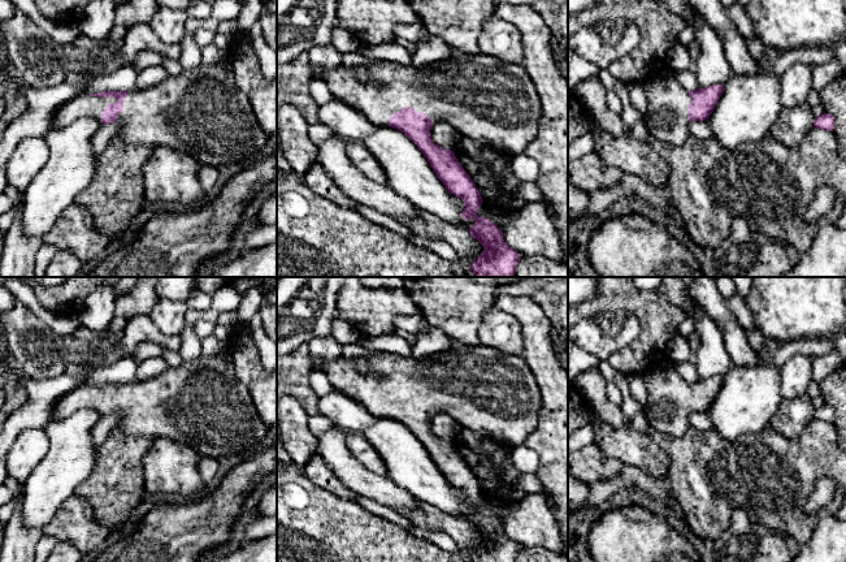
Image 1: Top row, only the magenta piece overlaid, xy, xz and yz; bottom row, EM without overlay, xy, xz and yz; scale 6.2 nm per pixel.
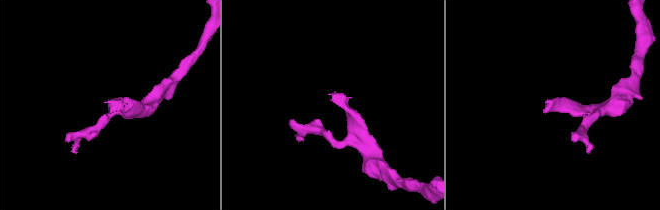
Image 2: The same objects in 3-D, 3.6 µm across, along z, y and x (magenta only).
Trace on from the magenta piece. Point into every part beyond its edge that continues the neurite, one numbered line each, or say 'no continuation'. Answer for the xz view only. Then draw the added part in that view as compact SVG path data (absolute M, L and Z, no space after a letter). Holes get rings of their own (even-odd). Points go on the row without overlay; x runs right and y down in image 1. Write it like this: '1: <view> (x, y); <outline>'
1: xz (494, 393); M452 342L447 350L421 359L413 355L402 356L385 351L369 351L365 373L360 373L352 362L342 356L317 364L312 369L324 372L333 390L357 399L374 418L387 418L389 410L395 403L413 398L416 403L424 403L433 415L444 412L456 420L461 428L476 431L511 448L524 445L524 441L534 432L539 420L542 395L535 376L524 358L482 345Z

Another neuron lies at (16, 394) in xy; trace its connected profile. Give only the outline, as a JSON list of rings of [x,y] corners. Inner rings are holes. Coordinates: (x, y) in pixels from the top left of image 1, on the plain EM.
[[[0,356],[0,390],[5,393],[5,401],[0,407],[0,433],[8,418],[26,401],[27,393],[18,381],[18,371]]]

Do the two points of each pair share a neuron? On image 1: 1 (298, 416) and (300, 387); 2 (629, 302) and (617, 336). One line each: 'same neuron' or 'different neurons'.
1: different neurons
2: different neurons

